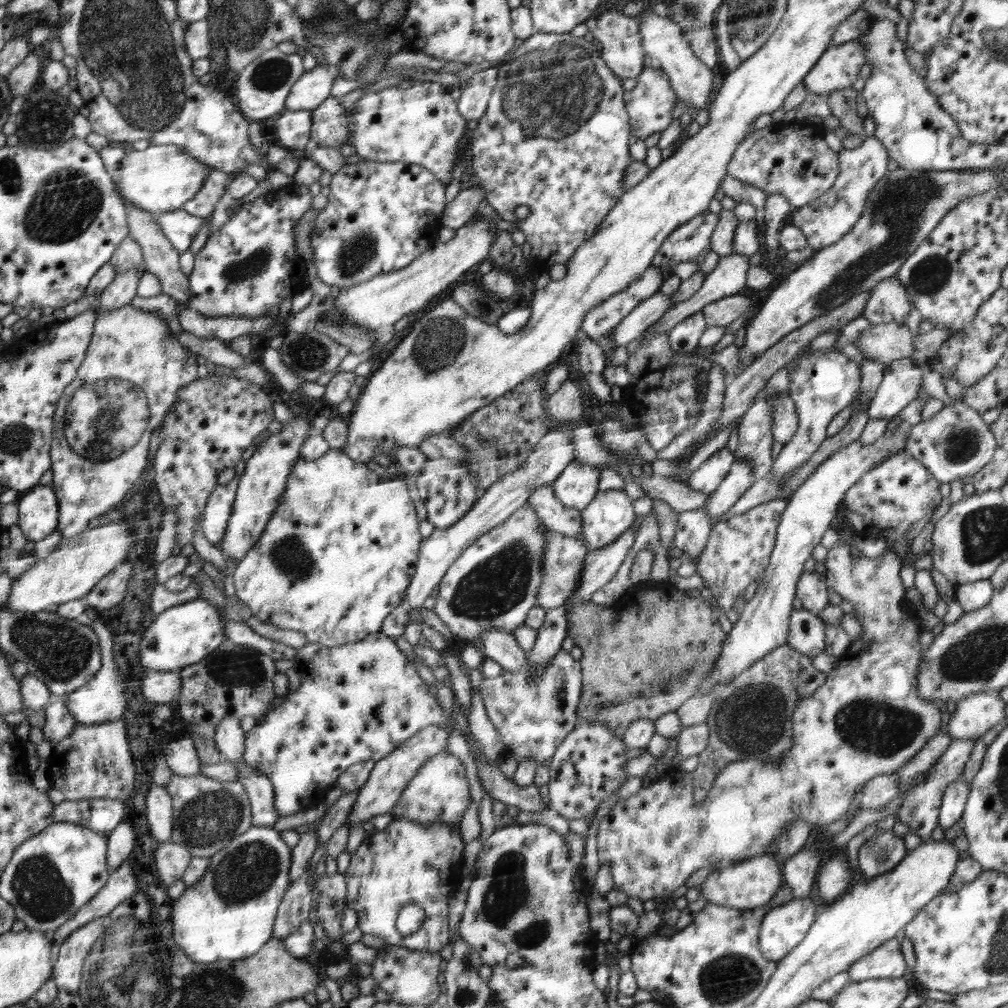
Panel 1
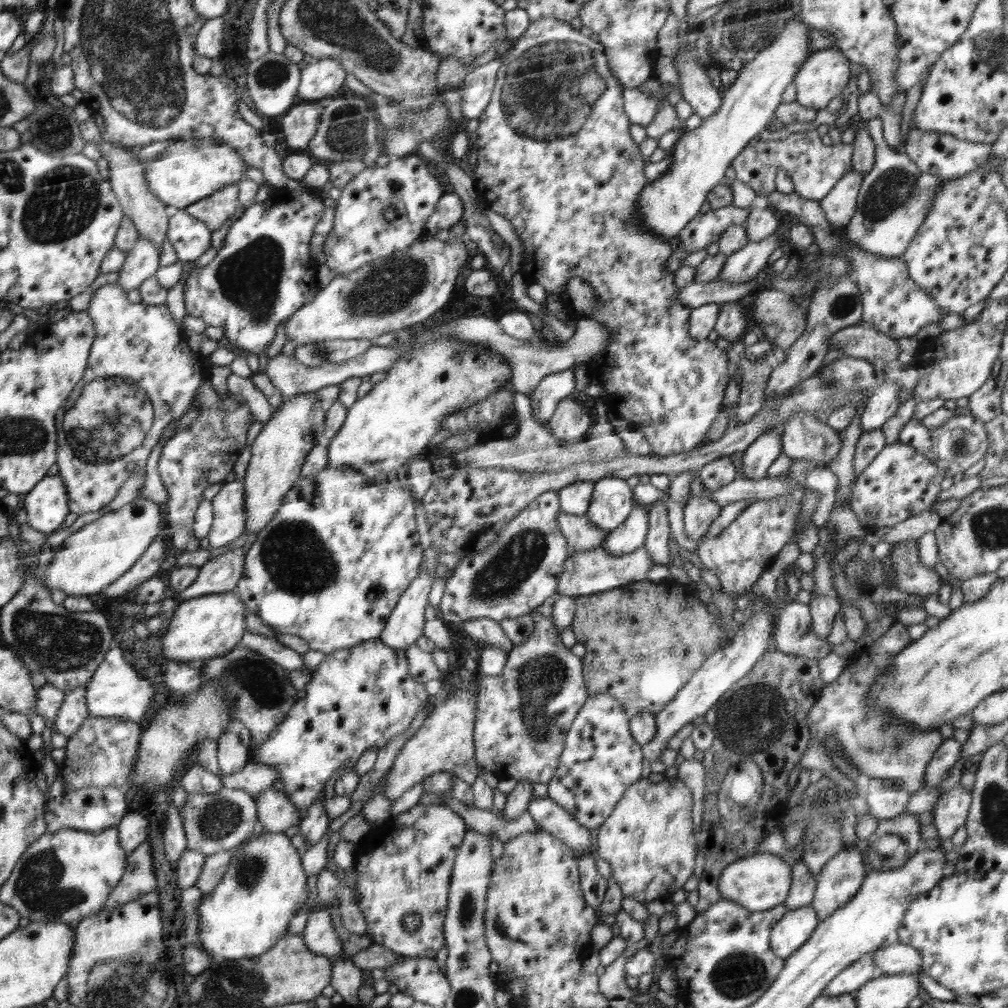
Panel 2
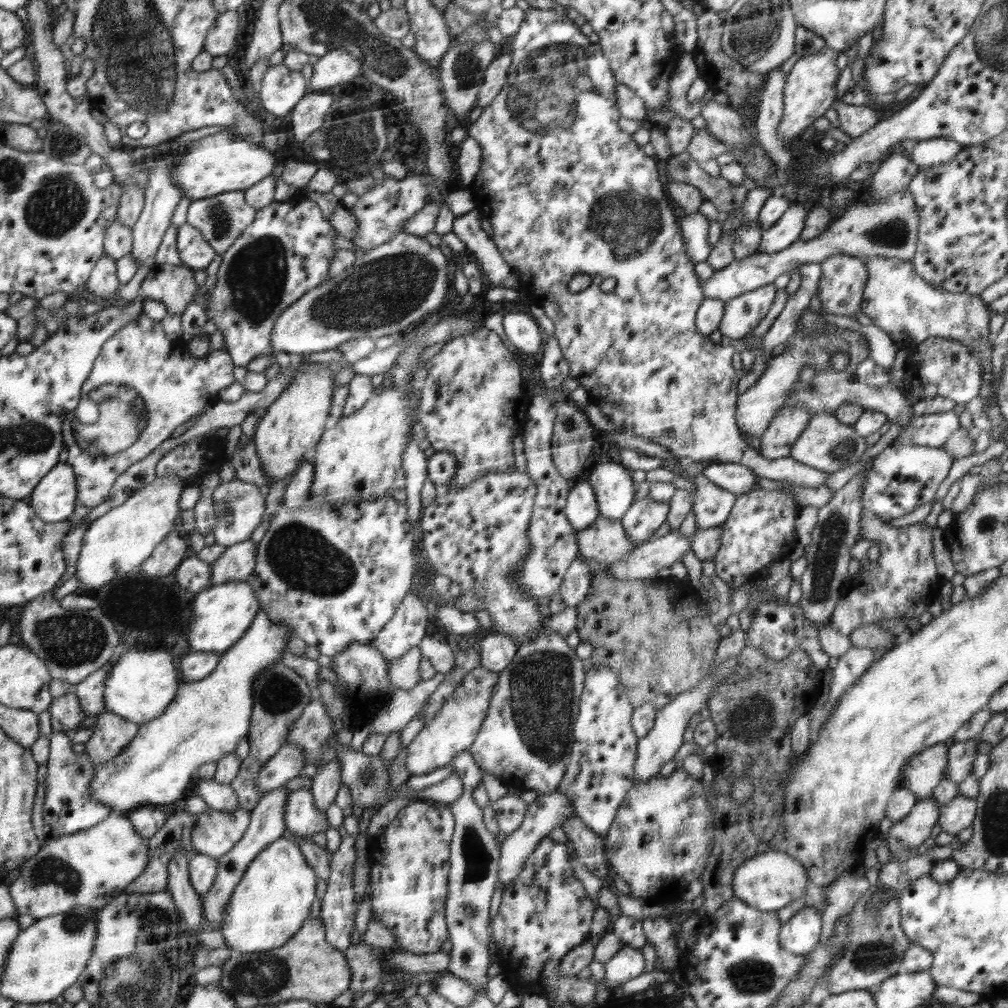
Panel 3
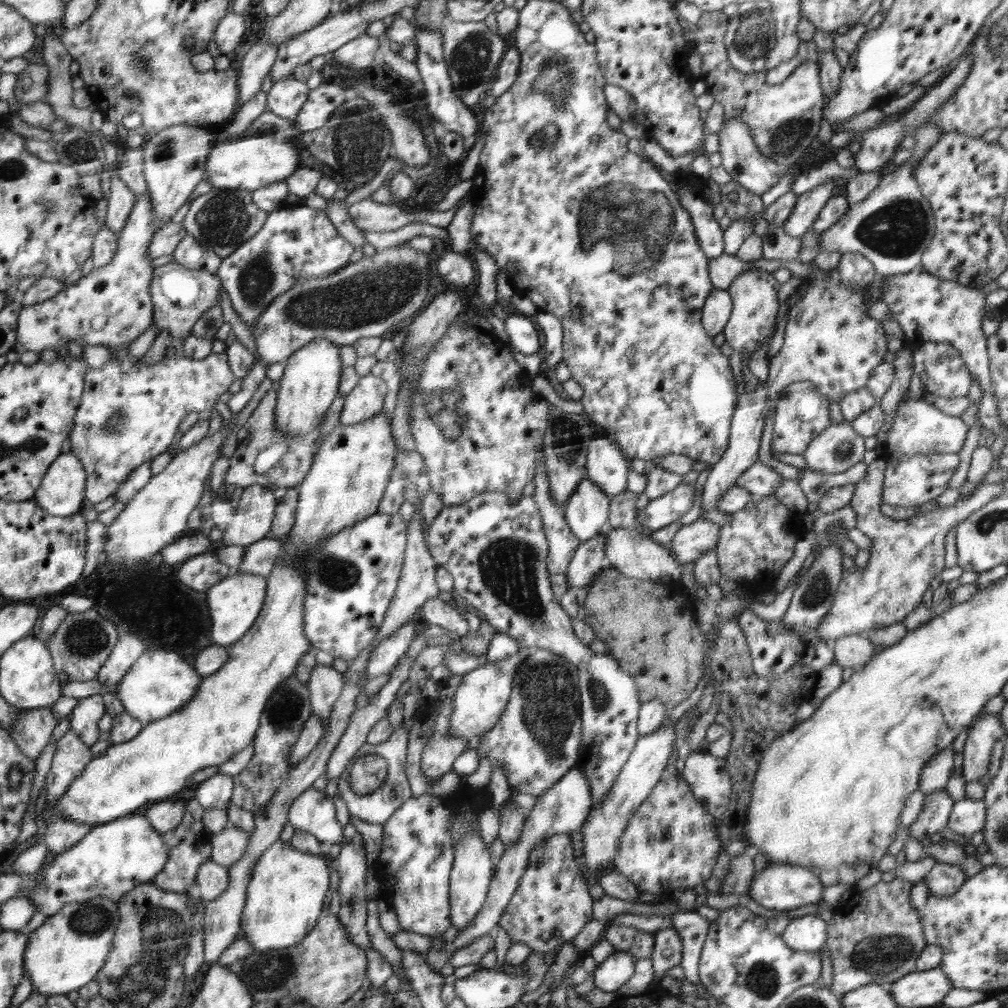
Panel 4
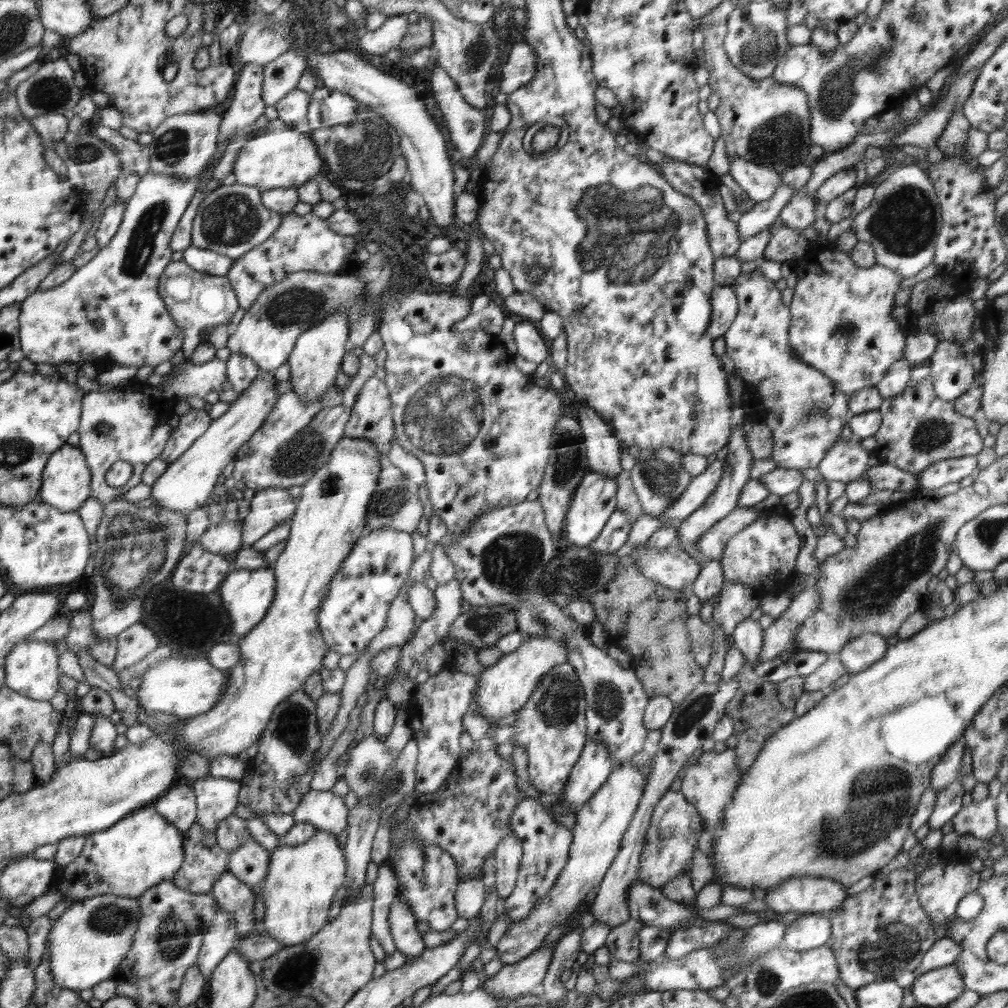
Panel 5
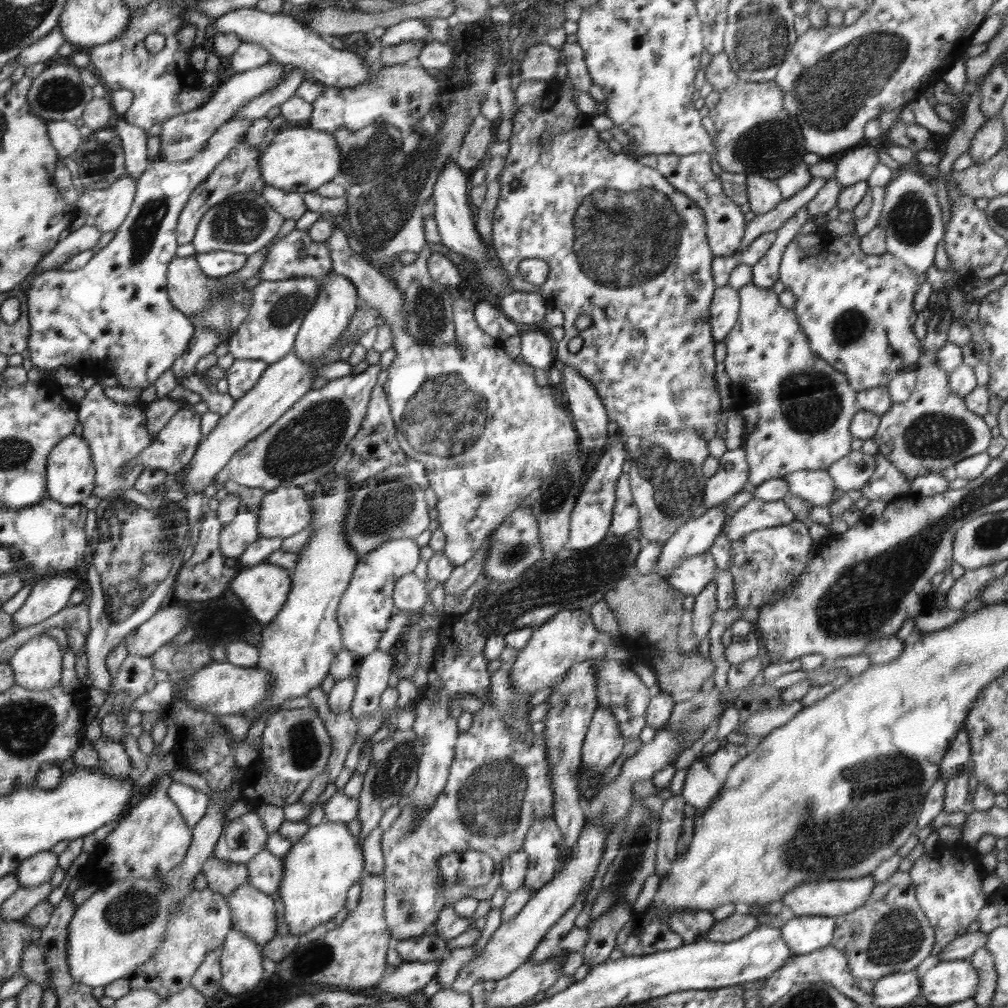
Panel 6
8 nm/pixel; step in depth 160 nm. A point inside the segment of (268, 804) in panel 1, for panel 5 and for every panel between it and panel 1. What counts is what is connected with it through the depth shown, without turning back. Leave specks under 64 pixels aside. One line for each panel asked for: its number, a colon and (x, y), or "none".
2: (276, 813)
3: (300, 816)
4: (313, 811)
5: (325, 810)

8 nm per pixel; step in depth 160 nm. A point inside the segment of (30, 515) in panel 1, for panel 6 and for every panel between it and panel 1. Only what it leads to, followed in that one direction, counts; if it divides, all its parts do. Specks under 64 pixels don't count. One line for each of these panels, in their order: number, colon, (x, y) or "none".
2: (47, 508)
3: (54, 501)
4: (63, 493)
5: (68, 478)
6: (72, 474)

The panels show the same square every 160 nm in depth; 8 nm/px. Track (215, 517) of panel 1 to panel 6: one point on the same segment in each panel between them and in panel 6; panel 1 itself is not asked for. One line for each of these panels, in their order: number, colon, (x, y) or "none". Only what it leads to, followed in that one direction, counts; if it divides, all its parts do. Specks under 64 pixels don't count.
2: (229, 506)
3: (246, 504)
4: (254, 516)
5: (269, 508)
6: (283, 512)

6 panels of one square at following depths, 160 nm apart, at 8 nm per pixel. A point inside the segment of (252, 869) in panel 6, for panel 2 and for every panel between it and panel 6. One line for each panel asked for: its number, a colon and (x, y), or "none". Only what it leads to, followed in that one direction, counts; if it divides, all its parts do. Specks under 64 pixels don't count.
2: (213, 822)
3: (215, 833)
4: (228, 847)
5: (250, 861)

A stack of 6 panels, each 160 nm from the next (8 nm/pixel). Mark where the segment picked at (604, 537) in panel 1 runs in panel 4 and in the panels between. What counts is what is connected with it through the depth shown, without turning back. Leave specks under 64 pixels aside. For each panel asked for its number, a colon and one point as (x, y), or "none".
2: (612, 501)
3: (612, 483)
4: (607, 467)

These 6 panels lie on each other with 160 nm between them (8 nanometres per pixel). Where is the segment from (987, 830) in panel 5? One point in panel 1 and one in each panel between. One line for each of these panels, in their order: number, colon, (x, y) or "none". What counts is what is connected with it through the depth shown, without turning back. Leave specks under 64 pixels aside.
1: (955, 796)
2: (951, 811)
3: (959, 813)
4: (967, 816)

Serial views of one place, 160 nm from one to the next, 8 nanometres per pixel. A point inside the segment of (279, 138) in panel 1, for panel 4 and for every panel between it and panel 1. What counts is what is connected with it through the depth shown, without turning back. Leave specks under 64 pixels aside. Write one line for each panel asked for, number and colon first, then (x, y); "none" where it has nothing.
2: (299, 126)
3: (307, 116)
4: (322, 101)

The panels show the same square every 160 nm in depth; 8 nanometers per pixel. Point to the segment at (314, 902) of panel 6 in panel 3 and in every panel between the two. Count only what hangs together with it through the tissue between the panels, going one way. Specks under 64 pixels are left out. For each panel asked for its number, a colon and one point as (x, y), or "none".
3: (272, 902)
4: (286, 891)
5: (301, 882)

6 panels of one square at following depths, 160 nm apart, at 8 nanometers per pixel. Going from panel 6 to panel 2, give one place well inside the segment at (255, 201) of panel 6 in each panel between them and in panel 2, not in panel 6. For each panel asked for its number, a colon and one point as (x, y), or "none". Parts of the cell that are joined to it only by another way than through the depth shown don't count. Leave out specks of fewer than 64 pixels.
2: (216, 210)
3: (221, 219)
4: (221, 220)
5: (232, 220)

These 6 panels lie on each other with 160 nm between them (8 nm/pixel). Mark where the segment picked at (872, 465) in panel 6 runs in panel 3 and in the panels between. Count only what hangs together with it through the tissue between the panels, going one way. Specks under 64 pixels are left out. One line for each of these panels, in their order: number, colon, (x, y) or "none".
3: (827, 445)
4: (837, 449)
5: (848, 460)

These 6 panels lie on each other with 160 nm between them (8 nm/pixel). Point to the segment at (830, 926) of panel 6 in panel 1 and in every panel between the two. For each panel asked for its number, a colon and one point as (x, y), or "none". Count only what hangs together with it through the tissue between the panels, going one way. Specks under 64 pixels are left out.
1: (785, 927)
2: (795, 927)
3: (801, 934)
4: (809, 933)
5: (808, 932)

